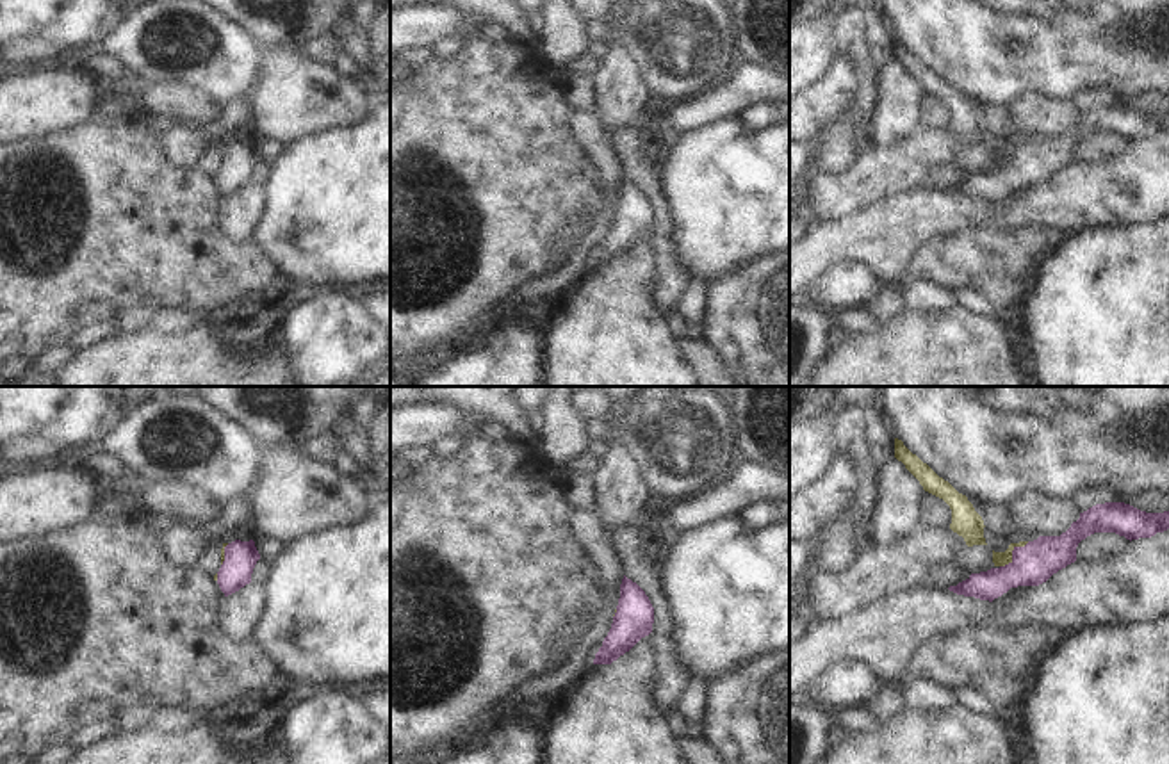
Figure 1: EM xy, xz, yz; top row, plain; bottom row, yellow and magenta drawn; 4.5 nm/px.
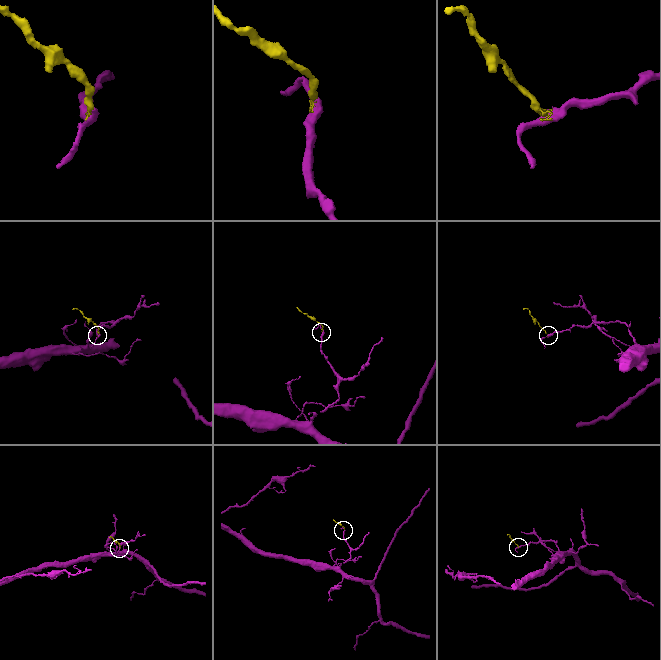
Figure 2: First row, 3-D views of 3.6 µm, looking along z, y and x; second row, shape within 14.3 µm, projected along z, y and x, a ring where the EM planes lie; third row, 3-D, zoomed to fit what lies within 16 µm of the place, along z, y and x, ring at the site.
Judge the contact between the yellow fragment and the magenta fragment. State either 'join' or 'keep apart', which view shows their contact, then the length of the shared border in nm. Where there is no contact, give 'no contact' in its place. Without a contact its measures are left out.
join | yz | 180 nm

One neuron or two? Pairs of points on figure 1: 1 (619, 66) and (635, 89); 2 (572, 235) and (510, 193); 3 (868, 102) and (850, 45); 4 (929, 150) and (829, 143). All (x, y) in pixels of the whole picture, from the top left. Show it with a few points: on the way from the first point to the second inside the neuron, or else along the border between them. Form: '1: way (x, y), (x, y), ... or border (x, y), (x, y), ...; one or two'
1: way (619, 72), (629, 84); one
2: border (594, 214), (580, 216), (558, 237), (549, 269); two
3: way (868, 88), (863, 59); one
4: border (863, 150), (838, 175), (825, 173); two

